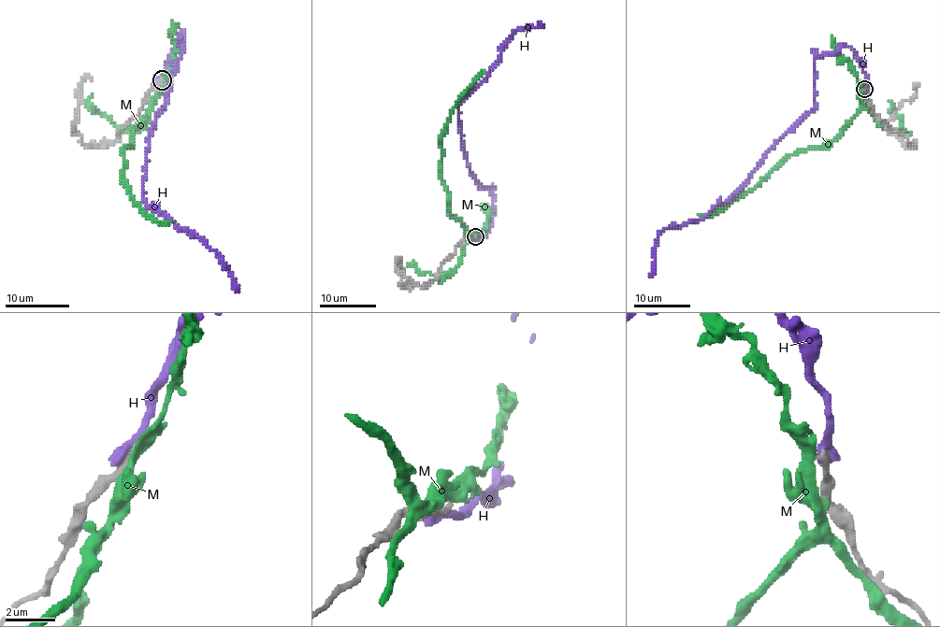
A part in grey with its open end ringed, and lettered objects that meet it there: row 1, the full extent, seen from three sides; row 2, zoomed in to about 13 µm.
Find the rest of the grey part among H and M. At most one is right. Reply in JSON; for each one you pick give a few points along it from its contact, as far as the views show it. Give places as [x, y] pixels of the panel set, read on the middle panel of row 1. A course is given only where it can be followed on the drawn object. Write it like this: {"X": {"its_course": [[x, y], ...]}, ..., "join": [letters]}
{"join": []}

